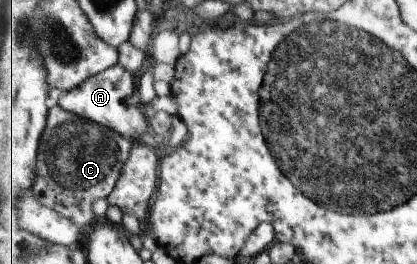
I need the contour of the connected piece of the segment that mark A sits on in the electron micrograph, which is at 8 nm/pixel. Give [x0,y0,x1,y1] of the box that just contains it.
[58,65,150,141]

